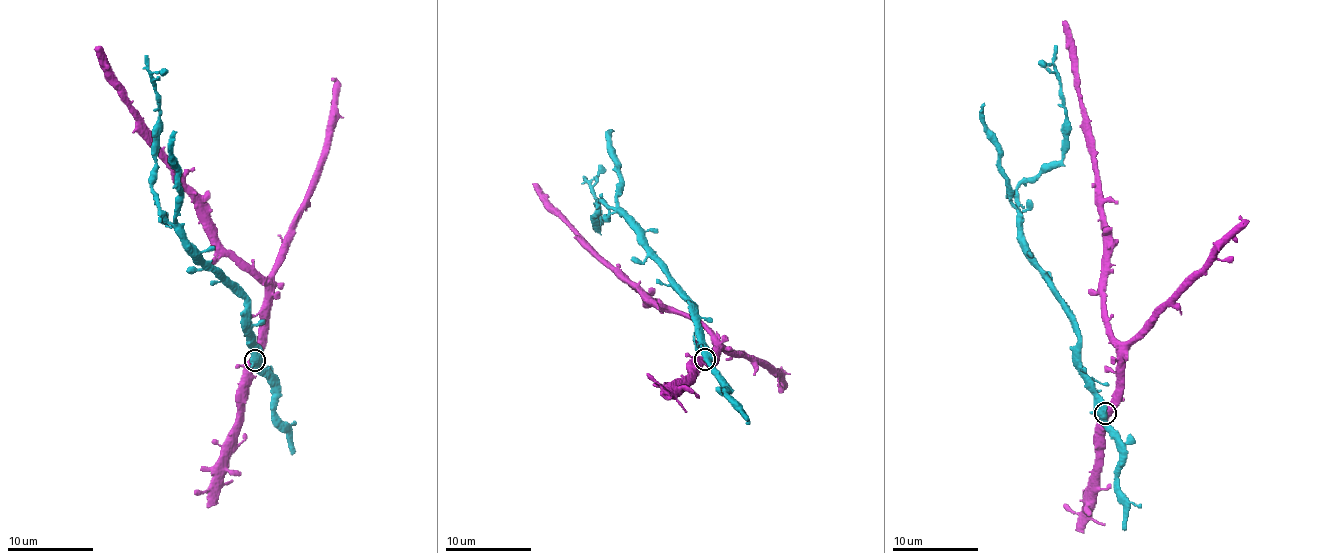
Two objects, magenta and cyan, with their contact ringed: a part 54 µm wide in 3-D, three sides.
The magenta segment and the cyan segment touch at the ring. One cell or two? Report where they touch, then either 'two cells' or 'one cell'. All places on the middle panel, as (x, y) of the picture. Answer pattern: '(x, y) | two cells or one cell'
(705, 359) | two cells

